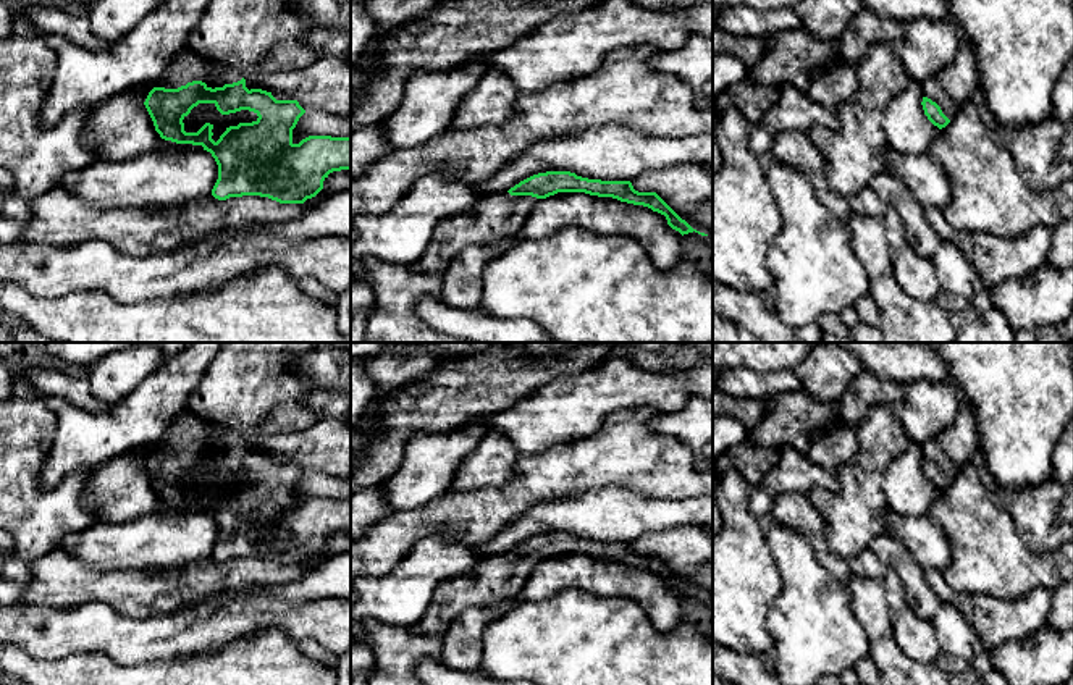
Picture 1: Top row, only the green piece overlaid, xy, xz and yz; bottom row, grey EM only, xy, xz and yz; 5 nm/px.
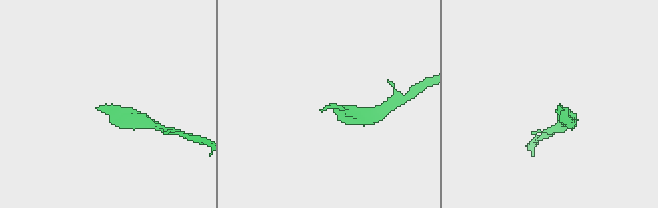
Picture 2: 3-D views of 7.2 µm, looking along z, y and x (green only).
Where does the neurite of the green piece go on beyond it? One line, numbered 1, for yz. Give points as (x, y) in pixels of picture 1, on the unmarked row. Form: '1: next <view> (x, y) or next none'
1: next yz (959, 445)

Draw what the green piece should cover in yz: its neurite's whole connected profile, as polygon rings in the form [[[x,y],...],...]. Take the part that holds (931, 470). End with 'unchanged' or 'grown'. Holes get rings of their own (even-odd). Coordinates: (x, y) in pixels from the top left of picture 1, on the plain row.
[[[960,401],[955,422],[923,446],[923,472],[939,491],[979,459],[979,435],[976,418],[968,401]]]; grown

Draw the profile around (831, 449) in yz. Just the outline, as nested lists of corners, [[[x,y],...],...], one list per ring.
[[[842,422],[826,433],[818,433],[813,438],[806,457],[827,472],[835,473],[839,467],[853,460],[856,451],[856,430]]]

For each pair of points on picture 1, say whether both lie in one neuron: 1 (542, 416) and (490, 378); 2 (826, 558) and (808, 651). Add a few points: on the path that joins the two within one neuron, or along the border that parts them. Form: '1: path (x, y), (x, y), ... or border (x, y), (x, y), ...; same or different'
1: border (553, 380), (503, 411), (485, 416); different
2: border (802, 533), (815, 556), (844, 582); different

